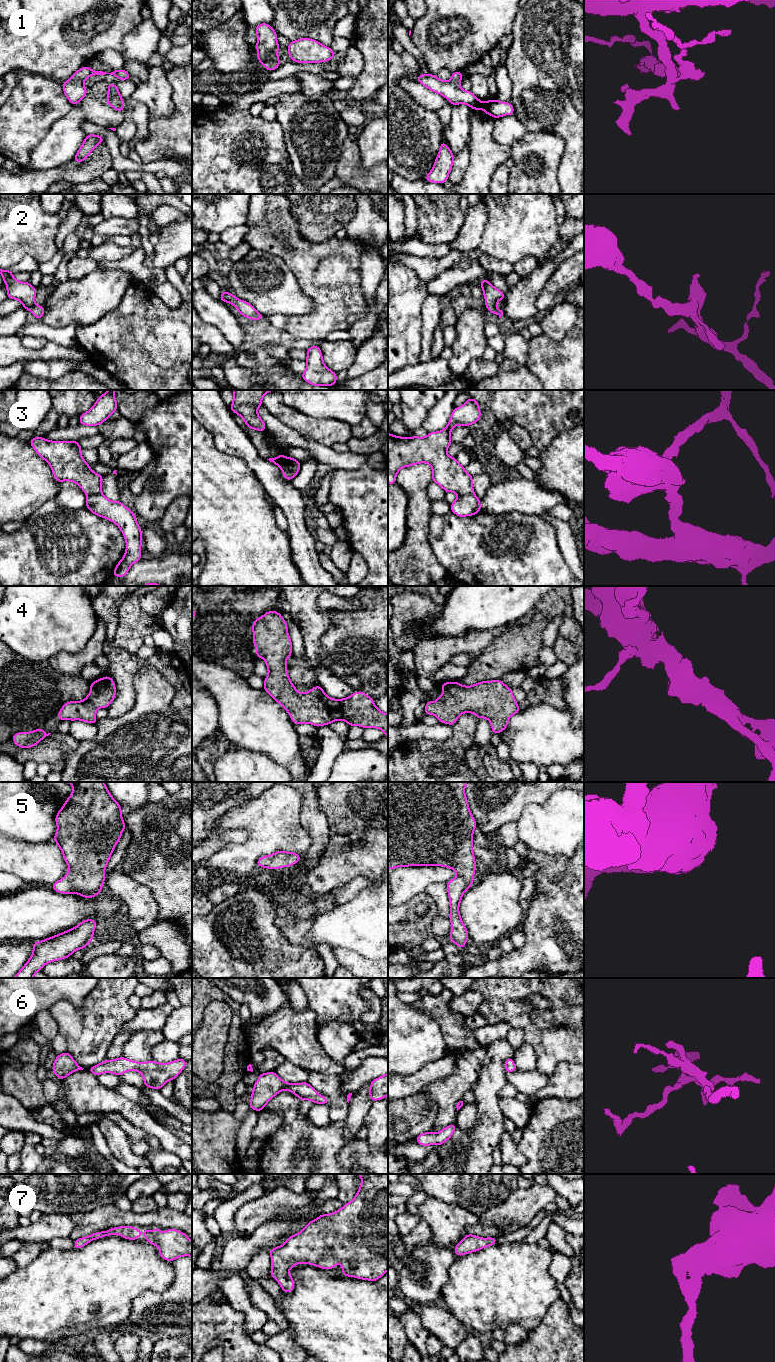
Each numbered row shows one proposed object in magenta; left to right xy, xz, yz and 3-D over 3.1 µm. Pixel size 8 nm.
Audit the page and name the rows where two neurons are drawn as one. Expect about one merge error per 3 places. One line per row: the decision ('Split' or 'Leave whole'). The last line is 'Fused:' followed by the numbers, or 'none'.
1: Split
2: Leave whole
3: Split
4: Leave whole
5: Leave whole
6: Leave whole
7: Leave whole
Fused: 1, 3

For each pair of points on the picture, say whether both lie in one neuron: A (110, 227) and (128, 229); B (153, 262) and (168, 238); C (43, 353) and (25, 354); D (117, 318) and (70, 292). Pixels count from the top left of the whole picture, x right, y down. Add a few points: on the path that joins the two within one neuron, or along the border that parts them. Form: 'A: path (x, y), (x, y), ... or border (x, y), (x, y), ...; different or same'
A: path (114, 227), (124, 227); same
B: path (159, 256), (168, 247), (168, 244); same
C: path (39, 353), (29, 354); same
D: border (123, 296), (114, 308), (93, 323), (87, 325); different

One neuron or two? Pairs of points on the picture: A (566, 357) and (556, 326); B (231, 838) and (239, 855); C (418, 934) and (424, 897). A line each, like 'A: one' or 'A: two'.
A: two
B: two
C: one

